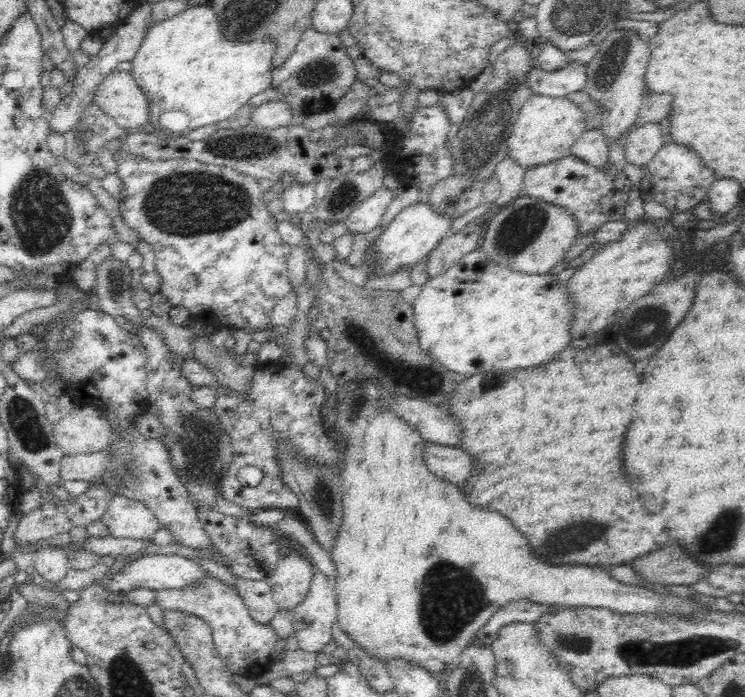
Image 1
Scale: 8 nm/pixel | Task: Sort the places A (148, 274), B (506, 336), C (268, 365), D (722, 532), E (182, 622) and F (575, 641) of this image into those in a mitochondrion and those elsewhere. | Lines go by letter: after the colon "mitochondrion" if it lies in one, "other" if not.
A: other
B: other
C: other
D: mitochondrion
E: mitochondrion
F: mitochondrion

